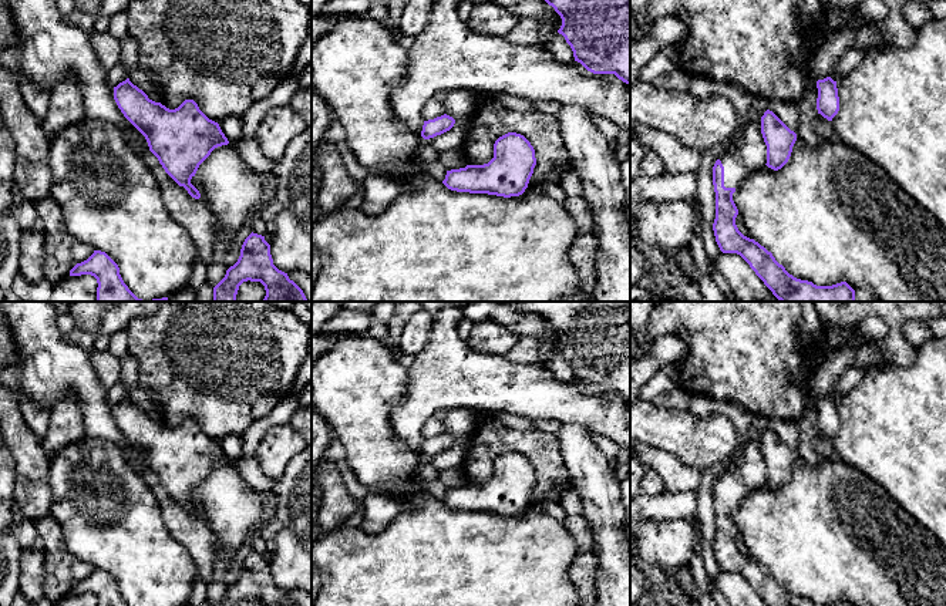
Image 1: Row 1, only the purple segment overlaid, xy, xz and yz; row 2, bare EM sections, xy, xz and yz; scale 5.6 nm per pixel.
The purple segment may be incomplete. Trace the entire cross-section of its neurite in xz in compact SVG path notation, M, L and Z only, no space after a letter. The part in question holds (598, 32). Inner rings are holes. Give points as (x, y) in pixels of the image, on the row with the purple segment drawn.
M545 0L562 18L558 30L570 46L575 61L593 74L615 74L630 85L630 0Z

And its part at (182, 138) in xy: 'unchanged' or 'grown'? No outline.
unchanged

